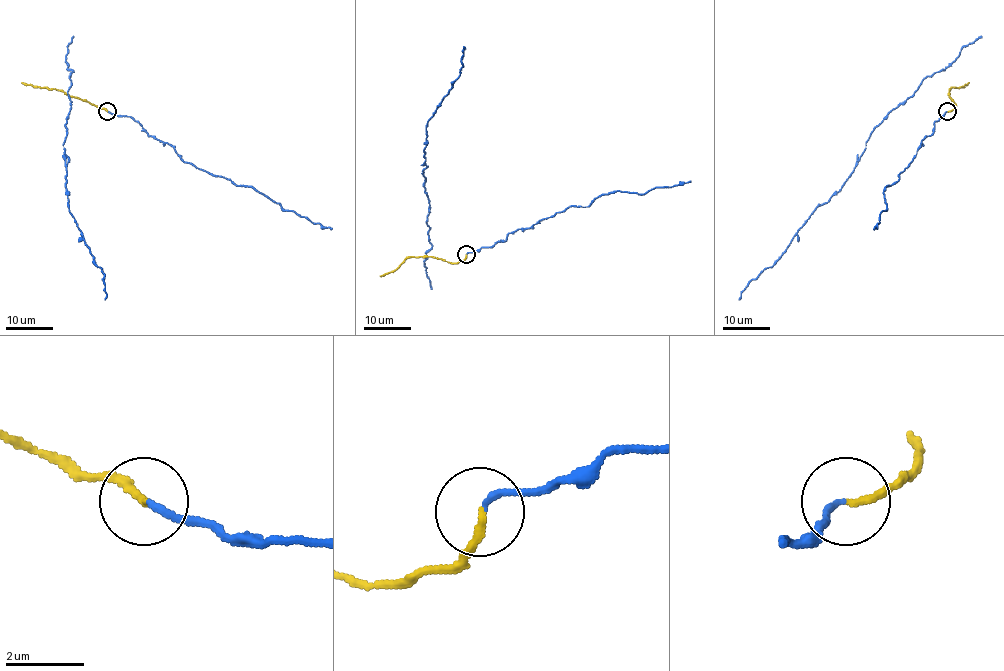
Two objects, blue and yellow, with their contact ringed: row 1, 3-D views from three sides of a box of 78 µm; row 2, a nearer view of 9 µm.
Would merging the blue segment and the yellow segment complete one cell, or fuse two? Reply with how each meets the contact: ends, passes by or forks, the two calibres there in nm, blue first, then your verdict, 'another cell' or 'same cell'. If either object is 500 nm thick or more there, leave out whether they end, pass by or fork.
blue ends there; yellow ends there; 160 nm thick on the blue side, 180 nm on the other; same cell

